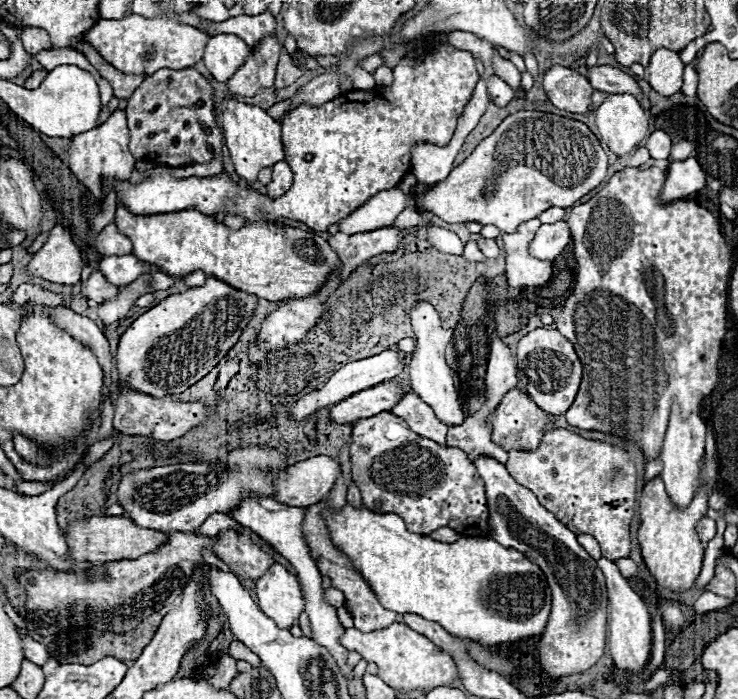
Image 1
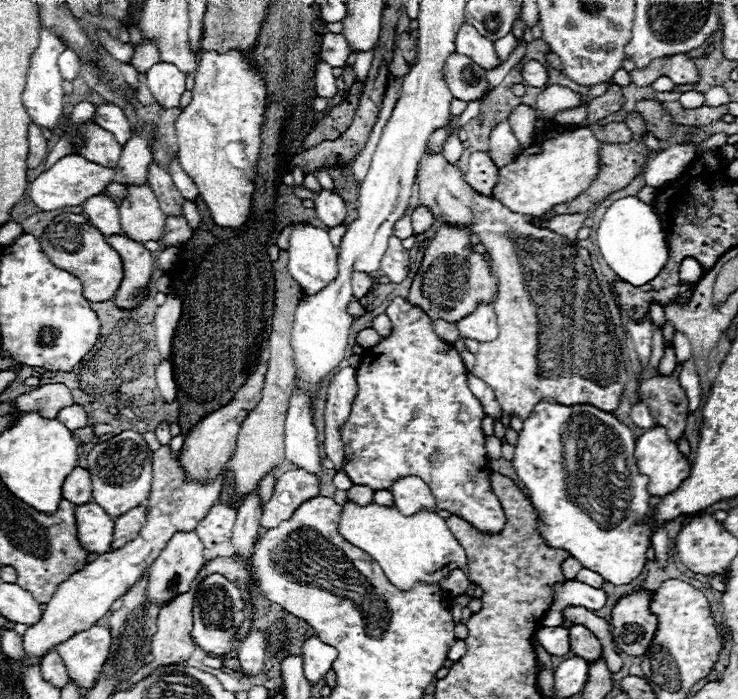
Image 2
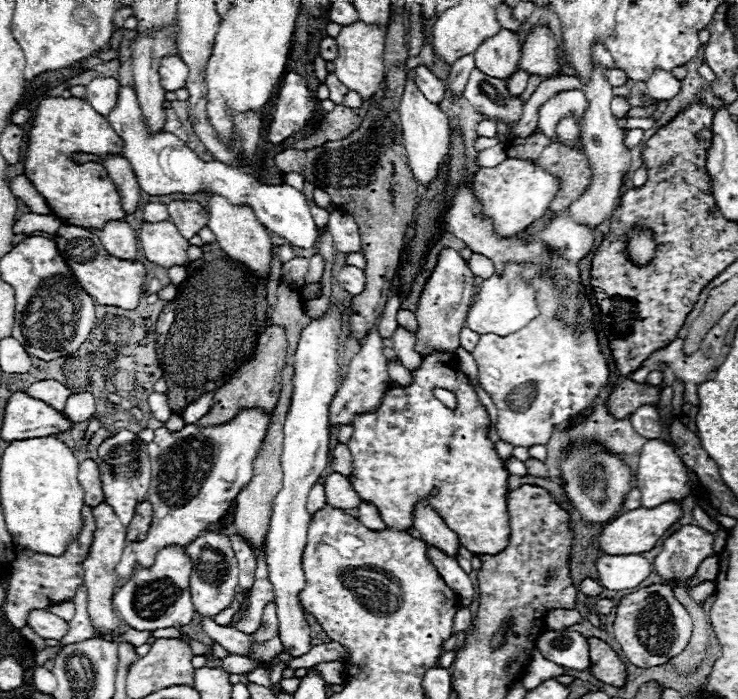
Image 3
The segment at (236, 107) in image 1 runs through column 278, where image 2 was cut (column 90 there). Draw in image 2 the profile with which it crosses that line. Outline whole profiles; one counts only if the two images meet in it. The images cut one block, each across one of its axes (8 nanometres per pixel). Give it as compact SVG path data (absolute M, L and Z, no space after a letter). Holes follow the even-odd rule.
M88 122L82 132L86 134L86 146L80 150L80 154L94 164L114 168L122 152L122 146L114 140L114 136L94 122Z

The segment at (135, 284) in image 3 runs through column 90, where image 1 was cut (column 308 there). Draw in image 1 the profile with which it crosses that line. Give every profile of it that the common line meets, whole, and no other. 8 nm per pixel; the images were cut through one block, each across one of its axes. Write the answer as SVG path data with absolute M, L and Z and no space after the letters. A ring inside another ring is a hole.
M126 208L116 210L114 224L132 240L138 260L156 264L176 278L184 278L194 270L204 270L208 276L216 276L236 290L270 302L314 296L330 274L342 266L338 254L324 238L282 224L246 222L242 230L234 232L222 222L216 222L216 218L196 210L134 216Z

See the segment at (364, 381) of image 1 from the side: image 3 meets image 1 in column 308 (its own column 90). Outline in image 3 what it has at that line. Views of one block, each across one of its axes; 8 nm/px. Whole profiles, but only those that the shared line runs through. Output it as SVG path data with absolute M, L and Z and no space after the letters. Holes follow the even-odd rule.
M80 392L80 394L72 394L66 402L64 414L66 418L70 418L70 422L84 422L94 414L94 396L90 392Z

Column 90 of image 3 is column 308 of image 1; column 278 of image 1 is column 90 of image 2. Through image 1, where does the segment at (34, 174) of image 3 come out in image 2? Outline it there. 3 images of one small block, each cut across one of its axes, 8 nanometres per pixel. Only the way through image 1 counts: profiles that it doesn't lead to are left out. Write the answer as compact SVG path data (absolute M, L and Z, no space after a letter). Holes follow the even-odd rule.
M106 194L90 196L86 202L82 202L82 210L88 216L90 224L94 228L98 228L104 236L122 232L118 204L112 198L108 198Z

